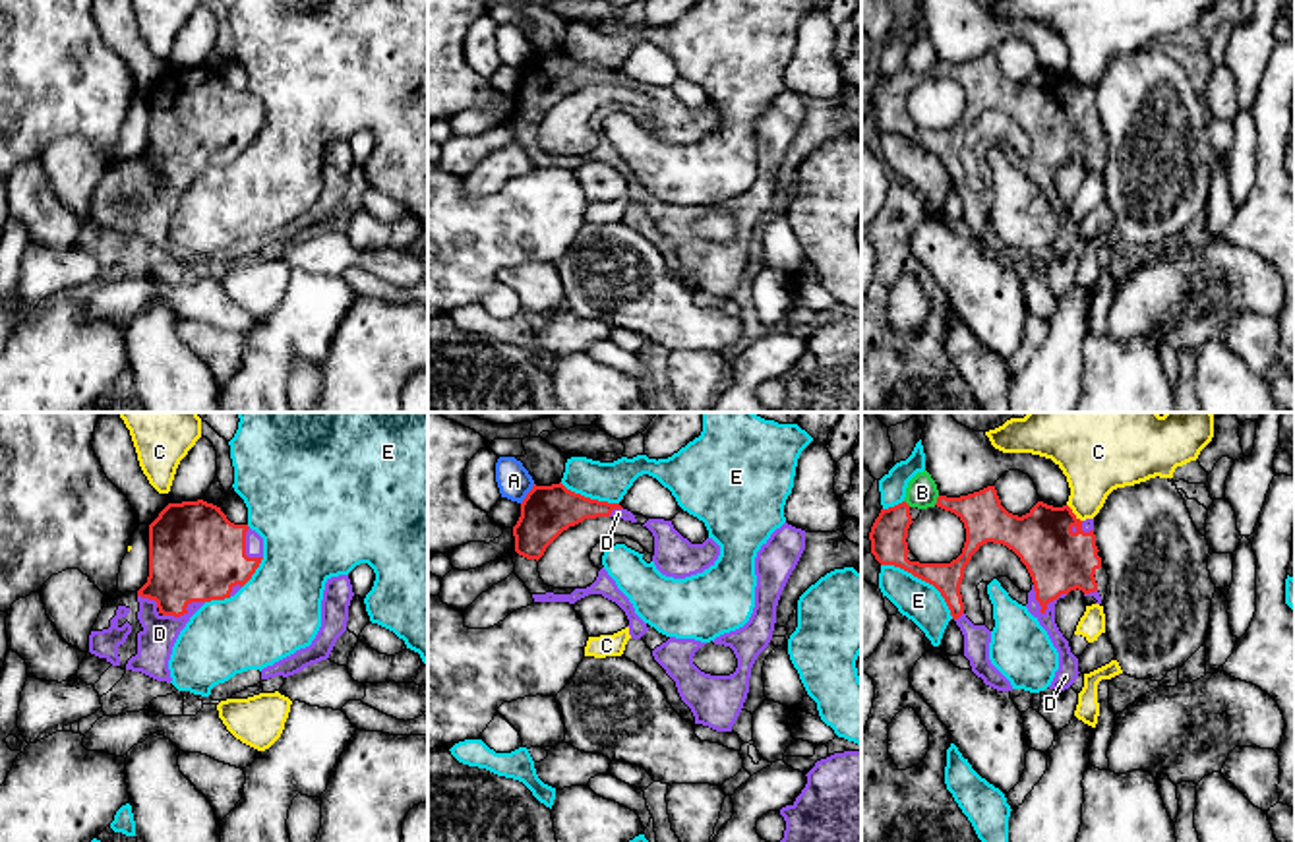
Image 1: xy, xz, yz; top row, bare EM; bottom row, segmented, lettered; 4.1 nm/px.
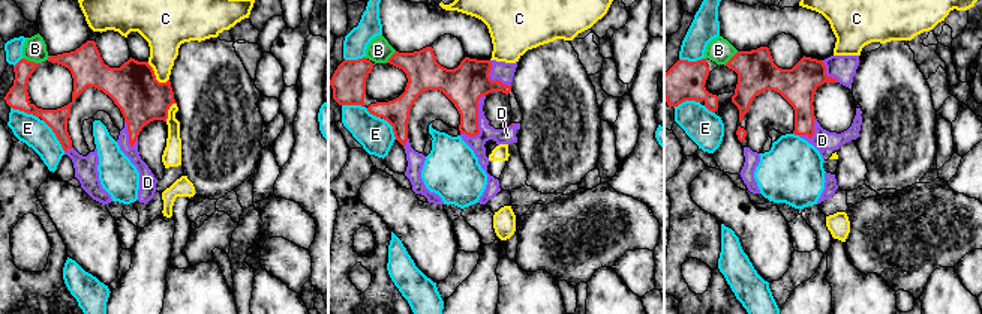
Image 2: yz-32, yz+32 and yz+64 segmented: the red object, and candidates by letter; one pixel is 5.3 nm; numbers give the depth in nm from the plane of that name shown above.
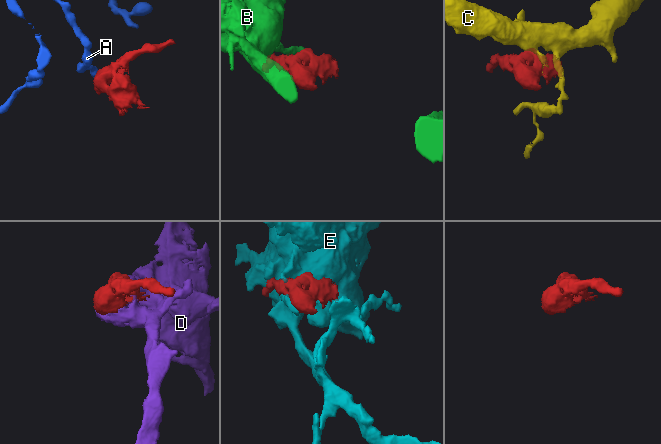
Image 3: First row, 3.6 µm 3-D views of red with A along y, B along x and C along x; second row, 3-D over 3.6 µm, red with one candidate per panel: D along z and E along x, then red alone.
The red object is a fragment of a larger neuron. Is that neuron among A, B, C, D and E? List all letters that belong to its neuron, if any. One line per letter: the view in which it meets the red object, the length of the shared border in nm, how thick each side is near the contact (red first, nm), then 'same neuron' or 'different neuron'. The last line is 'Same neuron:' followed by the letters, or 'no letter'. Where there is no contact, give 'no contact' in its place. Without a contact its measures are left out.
A: xz | 110 nm | 220/140 nm | different neuron
B: yz | 50 nm | 180/130 nm | different neuron
C: yz | 100 nm | 260/260 nm | different neuron
D: yz | 150 nm | 260/80 nm | same neuron
E: yz | 380 nm | 150/170 nm | different neuron
Same neuron: D

